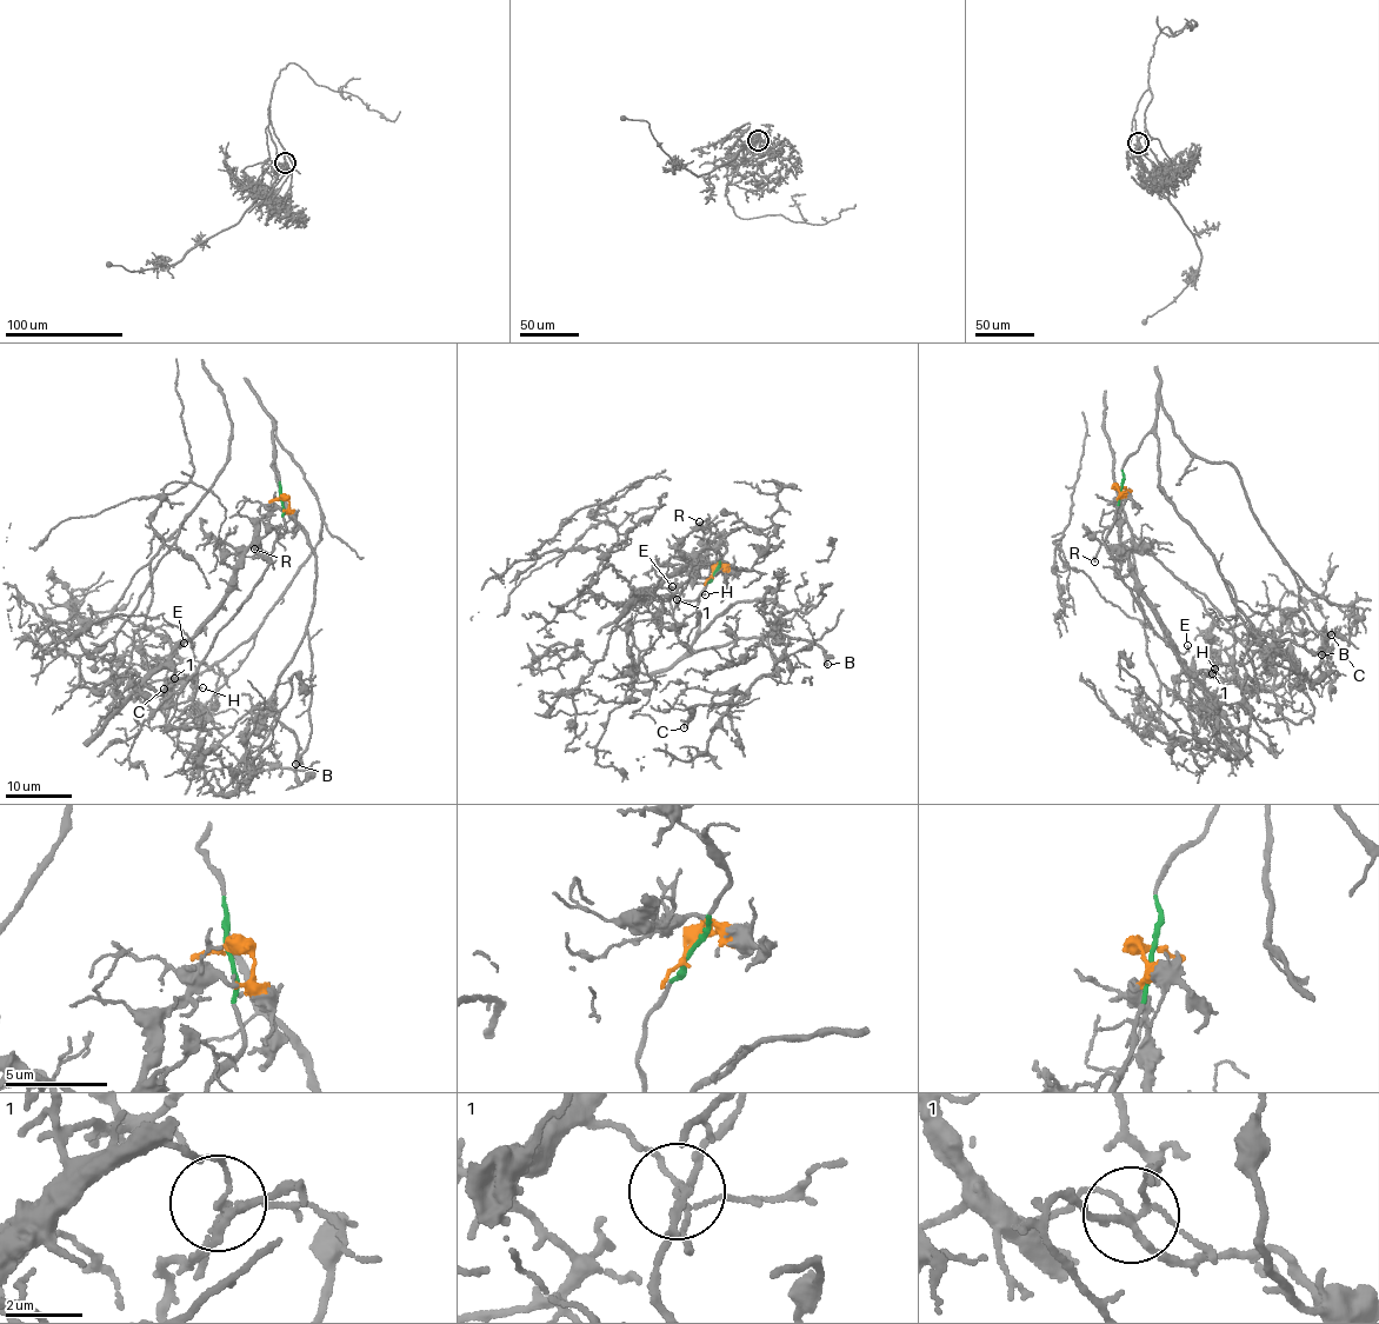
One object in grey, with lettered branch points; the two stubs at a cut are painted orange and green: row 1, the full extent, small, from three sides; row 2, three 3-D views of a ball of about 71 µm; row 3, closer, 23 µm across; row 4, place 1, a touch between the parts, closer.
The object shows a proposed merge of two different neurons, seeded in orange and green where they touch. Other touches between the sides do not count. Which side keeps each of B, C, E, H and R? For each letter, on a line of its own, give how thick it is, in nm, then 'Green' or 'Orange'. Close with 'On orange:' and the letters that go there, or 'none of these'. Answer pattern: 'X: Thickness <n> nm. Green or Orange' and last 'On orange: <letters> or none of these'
B: Thickness 200 nm. Green
C: Thickness 110 nm. Green
E: Thickness 120 nm. Orange
H: Thickness 110 nm. Orange
R: Thickness 160 nm. Orange
On orange: E, H, R

